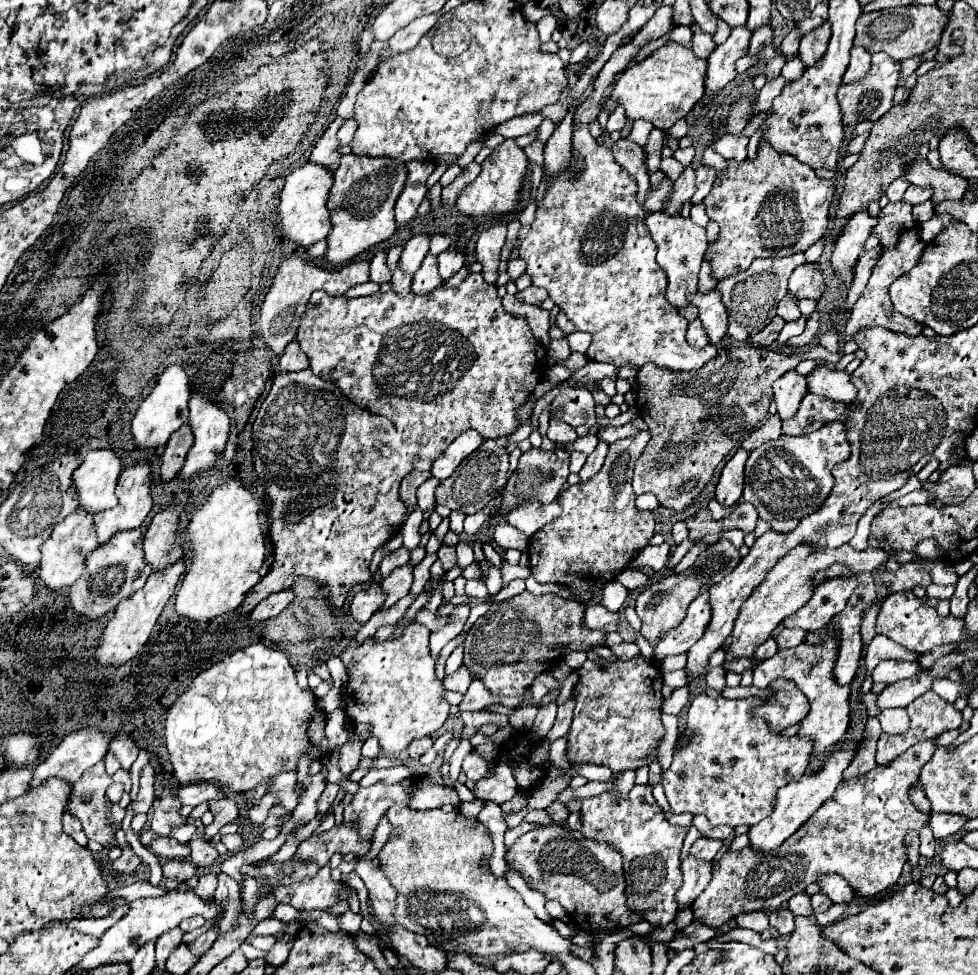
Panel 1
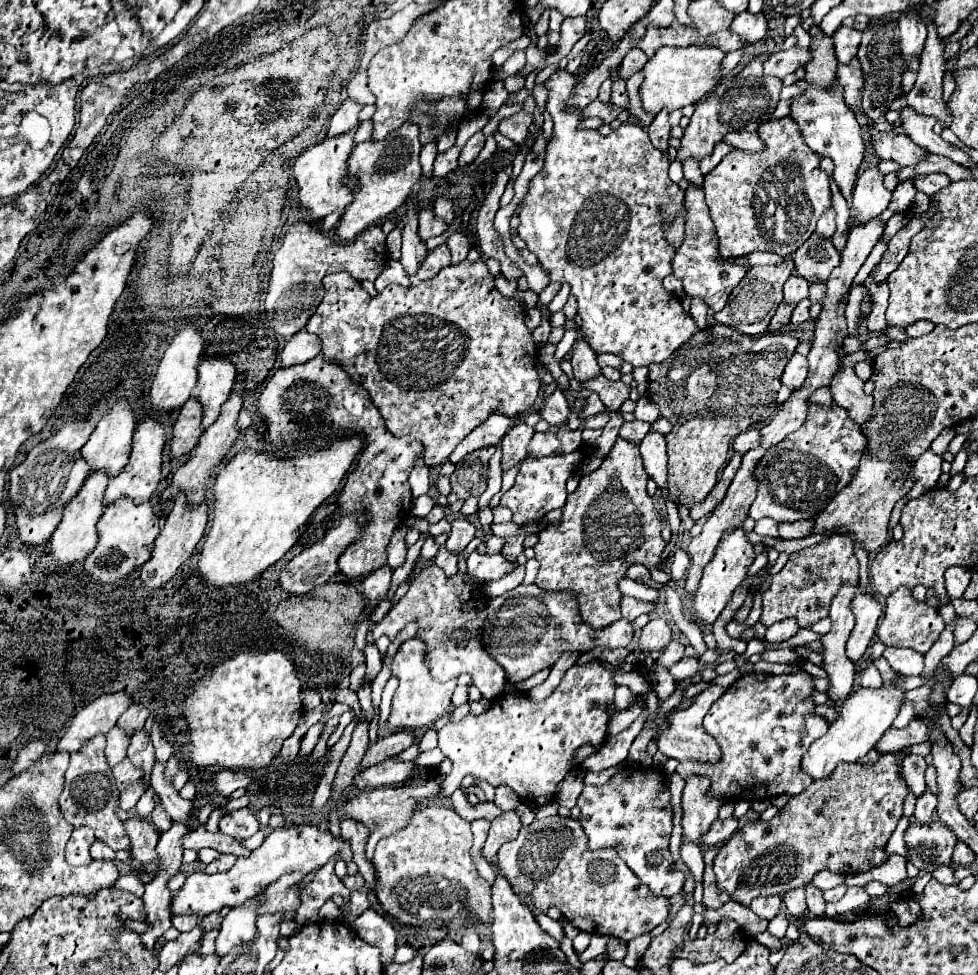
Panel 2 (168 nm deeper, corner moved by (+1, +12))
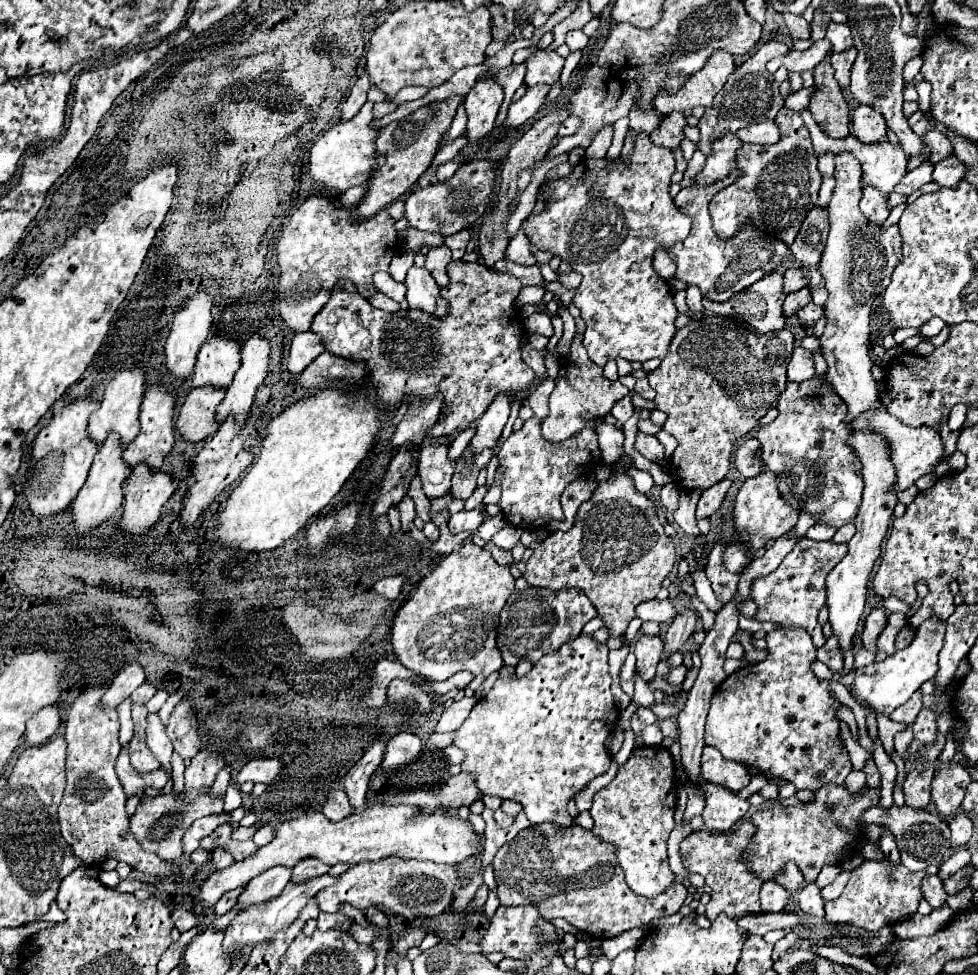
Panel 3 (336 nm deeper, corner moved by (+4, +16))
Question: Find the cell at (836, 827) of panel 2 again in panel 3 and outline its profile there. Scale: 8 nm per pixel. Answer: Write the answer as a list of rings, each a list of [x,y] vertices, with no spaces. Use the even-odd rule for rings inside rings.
[[[829,784],[821,790],[815,792],[815,802],[807,804],[805,808],[793,808],[793,806],[781,806],[781,804],[771,804],[775,806],[773,810],[757,810],[751,820],[753,824],[757,824],[757,836],[753,836],[753,840],[749,842],[749,848],[745,850],[745,860],[749,860],[751,870],[761,876],[763,882],[773,880],[773,876],[777,876],[777,872],[781,870],[781,864],[785,864],[785,860],[795,860],[795,864],[799,866],[801,874],[805,876],[807,882],[815,882],[821,868],[825,864],[837,864],[839,860],[843,862],[843,858],[855,848],[859,832],[865,828],[861,824],[857,824],[857,818],[861,816],[861,812],[865,808],[871,808],[873,804],[879,802],[879,788],[867,788],[867,792],[857,792],[857,794],[849,794],[845,790],[845,786],[837,786],[837,784]],[[827,804],[833,806],[833,810],[827,810]],[[837,824],[843,824],[849,828],[849,832],[843,832],[837,828]]]

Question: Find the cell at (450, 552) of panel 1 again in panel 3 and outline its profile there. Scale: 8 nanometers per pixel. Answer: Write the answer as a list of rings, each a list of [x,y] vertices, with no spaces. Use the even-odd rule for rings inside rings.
[[[479,504],[473,510],[463,510],[459,514],[453,514],[449,520],[449,530],[451,532],[475,532],[479,528],[479,524],[483,522],[483,514],[485,514],[485,504]]]

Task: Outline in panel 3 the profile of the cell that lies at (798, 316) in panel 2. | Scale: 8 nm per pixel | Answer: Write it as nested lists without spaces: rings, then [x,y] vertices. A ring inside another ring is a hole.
[[[809,302],[805,308],[801,308],[801,310],[797,312],[797,316],[799,316],[801,320],[805,320],[805,322],[817,322],[817,320],[823,316],[823,306],[817,306],[817,304]]]

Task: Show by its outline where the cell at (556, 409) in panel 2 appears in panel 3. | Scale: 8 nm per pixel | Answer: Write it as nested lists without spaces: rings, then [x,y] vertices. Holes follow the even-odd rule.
[[[545,378],[529,396],[529,406],[539,420],[543,420],[549,414],[549,396],[553,388],[555,388],[555,382],[551,378]]]

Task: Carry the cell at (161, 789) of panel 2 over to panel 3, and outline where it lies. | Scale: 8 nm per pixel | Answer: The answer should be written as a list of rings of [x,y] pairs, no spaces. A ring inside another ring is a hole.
[[[147,714],[147,730],[145,730],[145,740],[147,740],[147,746],[149,750],[155,754],[155,758],[163,764],[165,770],[171,770],[171,754],[173,754],[173,748],[171,748],[171,740],[169,736],[165,734],[165,726],[161,724],[159,720],[159,714]]]

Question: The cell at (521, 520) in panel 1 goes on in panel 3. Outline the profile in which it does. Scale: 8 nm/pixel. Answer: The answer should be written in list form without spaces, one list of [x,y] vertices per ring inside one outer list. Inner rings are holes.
[[[529,418],[519,432],[513,432],[497,454],[501,470],[501,500],[505,520],[517,528],[545,528],[551,520],[563,520],[559,498],[567,484],[583,474],[589,474],[603,458],[597,442],[597,420],[591,420],[583,430],[563,442],[547,442],[541,436],[541,420]]]

